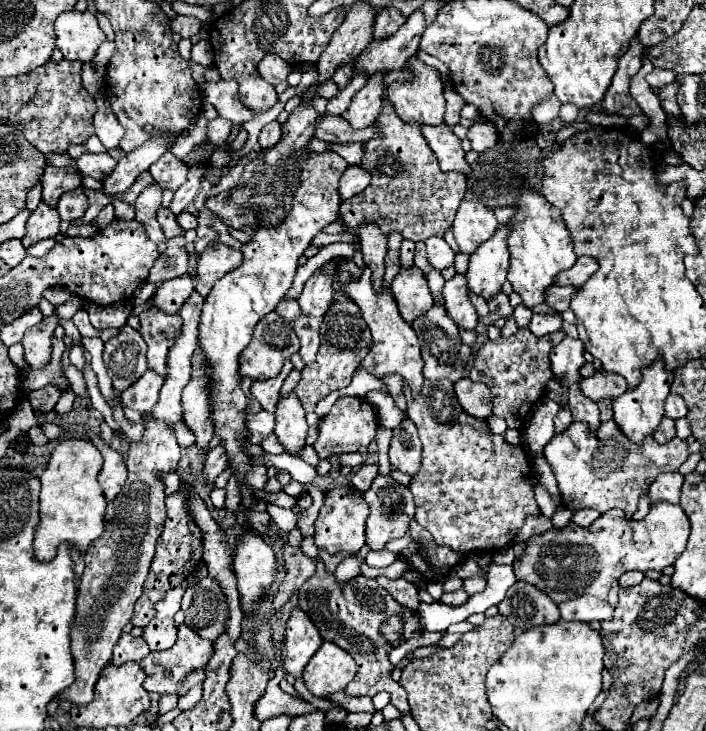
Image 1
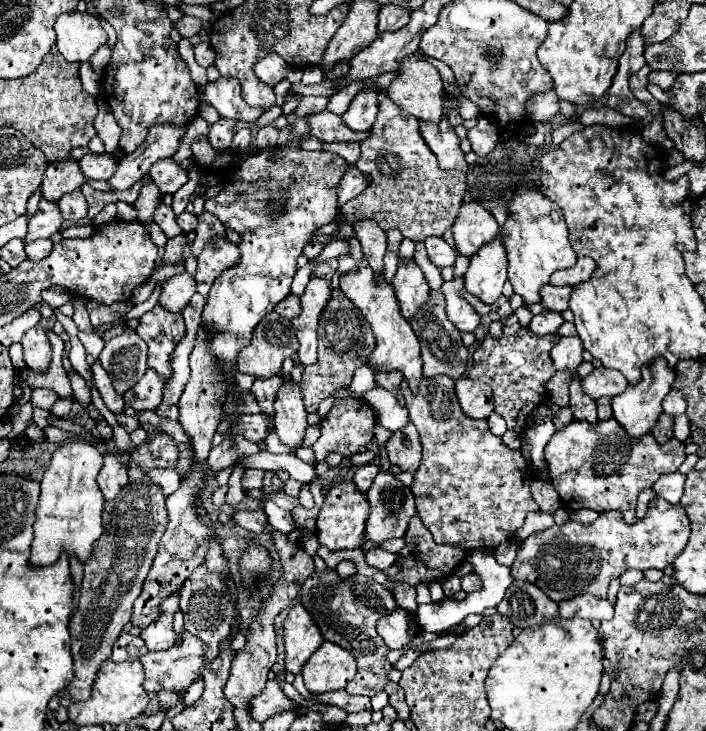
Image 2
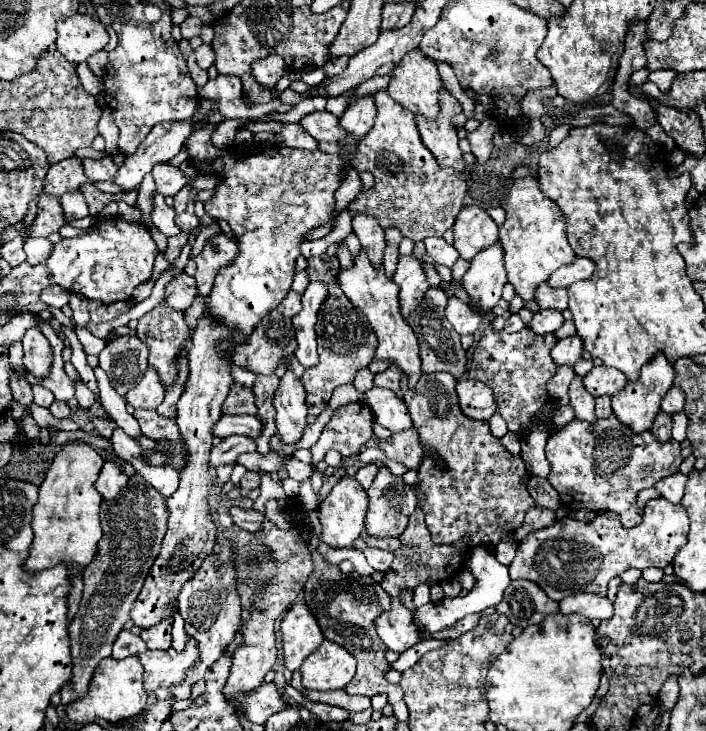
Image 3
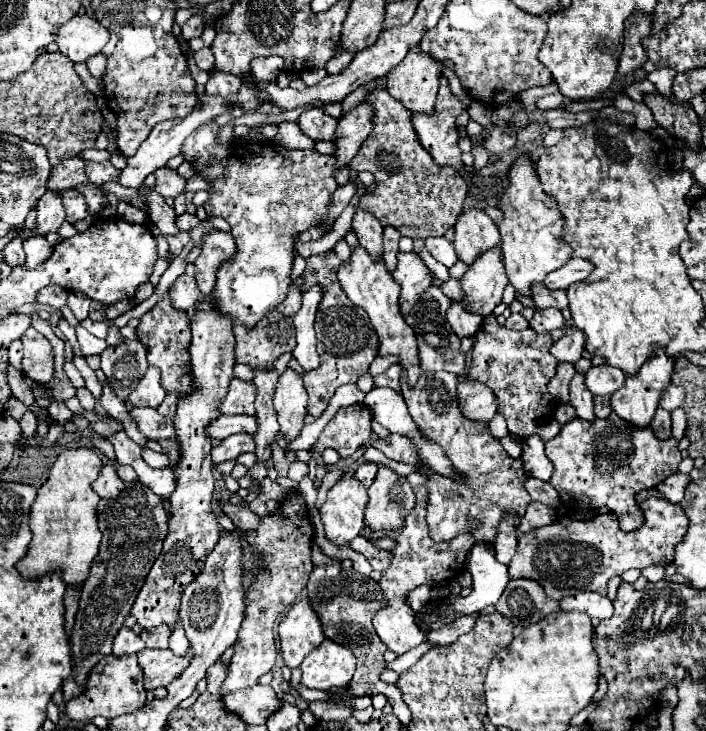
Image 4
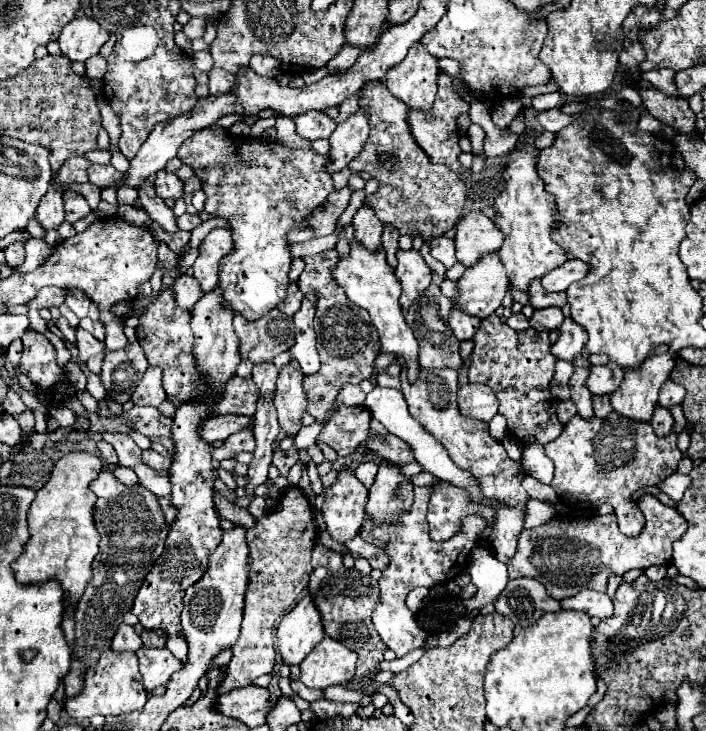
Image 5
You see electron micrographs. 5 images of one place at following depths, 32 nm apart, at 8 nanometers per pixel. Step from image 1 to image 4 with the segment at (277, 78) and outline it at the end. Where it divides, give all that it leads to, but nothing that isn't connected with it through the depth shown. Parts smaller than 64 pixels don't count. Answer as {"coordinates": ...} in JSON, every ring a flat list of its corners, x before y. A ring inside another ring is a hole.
{"coordinates":[[266,56,266,58,256,58,250,64,252,74,256,76,258,82,276,82,278,74,284,68,284,60,280,56]]}

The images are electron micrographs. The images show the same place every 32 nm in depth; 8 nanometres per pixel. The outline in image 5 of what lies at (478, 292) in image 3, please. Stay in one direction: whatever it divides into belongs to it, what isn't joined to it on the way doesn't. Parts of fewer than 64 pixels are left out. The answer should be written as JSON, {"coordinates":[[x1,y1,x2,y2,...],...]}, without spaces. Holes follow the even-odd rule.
{"coordinates":[[494,252,464,272,464,276,458,280,460,296,454,300,454,304,466,314,486,318,502,304,506,286,510,286,510,280,500,264,498,252]]}

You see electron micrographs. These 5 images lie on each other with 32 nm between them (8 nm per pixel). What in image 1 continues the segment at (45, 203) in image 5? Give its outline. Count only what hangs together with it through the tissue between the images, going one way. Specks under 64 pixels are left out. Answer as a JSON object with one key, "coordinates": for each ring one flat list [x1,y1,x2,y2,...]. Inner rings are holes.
{"coordinates":[[40,202,40,206,30,214,26,222,26,236,22,238,24,248,30,248,40,240,54,238,60,232,58,226,60,226,60,216,56,214,56,210]]}

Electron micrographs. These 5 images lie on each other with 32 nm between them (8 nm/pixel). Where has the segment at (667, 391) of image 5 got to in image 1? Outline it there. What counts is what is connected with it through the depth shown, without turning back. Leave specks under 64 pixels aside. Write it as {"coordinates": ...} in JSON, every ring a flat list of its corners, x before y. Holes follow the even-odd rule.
{"coordinates":[[670,394,670,396,666,398,664,408,666,408,666,416,668,416,668,418,672,418,672,420,684,418,684,416,688,414,688,408,686,408,684,400,682,400,680,396,674,396,674,394]]}

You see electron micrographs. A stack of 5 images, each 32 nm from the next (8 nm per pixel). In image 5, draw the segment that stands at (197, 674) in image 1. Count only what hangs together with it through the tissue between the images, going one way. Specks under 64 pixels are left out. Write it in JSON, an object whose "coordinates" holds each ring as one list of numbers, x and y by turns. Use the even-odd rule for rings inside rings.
{"coordinates":[[140,648,138,660,140,660,140,672,142,672,142,682,144,688,150,692,158,686,166,686,168,680,172,678,174,672,178,672,184,662,180,662,170,650,150,650,150,648]]}

